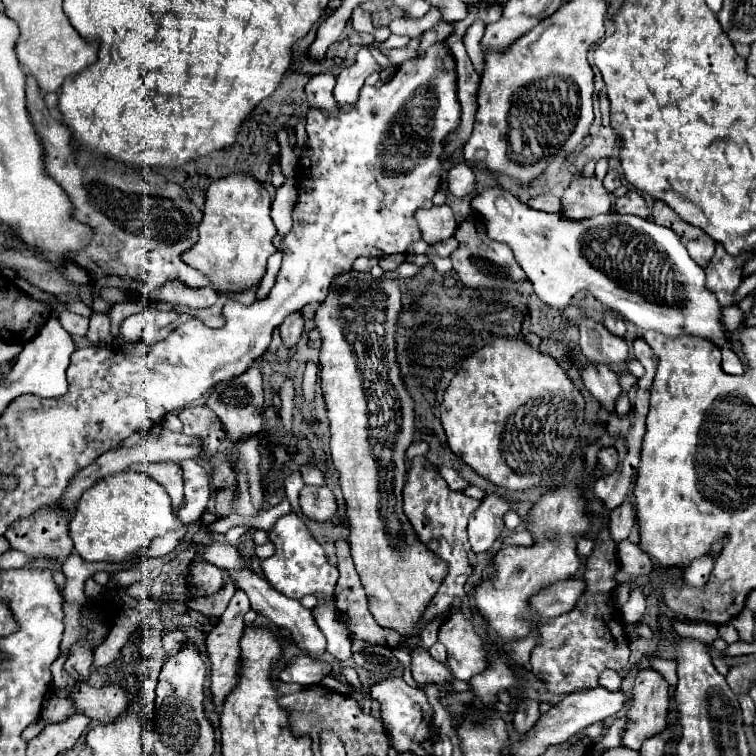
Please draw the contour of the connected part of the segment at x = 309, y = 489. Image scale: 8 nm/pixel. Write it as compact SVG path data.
M304 486L300 490L300 508L304 516L316 522L324 522L334 516L336 500L330 488L326 486Z

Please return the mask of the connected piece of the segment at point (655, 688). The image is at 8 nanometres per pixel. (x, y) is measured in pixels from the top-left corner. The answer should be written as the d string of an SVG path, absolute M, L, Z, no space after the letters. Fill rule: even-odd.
M652 668L640 670L626 712L628 724L622 734L622 746L638 752L646 738L660 734L666 726L668 704L666 680Z

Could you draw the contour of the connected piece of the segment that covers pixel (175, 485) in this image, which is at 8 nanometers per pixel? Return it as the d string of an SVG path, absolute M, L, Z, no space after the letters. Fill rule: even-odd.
M162 462L162 464L134 464L130 466L130 470L136 470L136 472L142 472L146 474L148 478L156 480L158 484L164 486L164 490L170 494L172 498L172 506L174 506L174 512L178 512L178 506L184 498L184 492L182 492L182 468L174 462Z

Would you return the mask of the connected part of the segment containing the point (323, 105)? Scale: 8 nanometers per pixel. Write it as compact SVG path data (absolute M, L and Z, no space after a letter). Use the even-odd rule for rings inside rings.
M322 72L322 74L312 76L312 78L308 80L306 88L304 88L310 106L334 114L336 108L338 108L338 102L336 102L334 96L332 96L334 84L336 84L334 72Z

